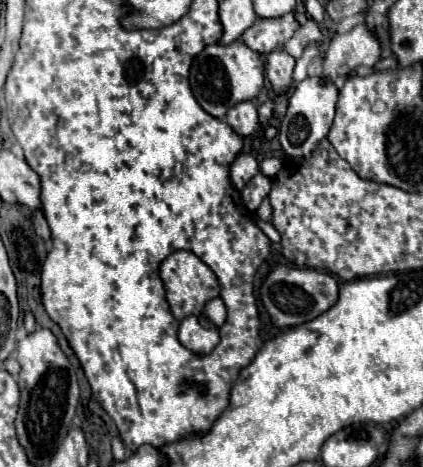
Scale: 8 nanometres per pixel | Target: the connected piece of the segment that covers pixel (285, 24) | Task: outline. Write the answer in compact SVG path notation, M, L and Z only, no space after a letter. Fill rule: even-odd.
M289 12L281 18L257 18L257 22L247 28L241 34L241 40L255 52L269 54L275 50L281 42L287 42L295 30L299 28L299 22L295 20L295 14Z

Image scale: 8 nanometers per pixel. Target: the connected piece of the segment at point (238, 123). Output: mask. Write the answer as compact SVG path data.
M251 100L239 102L233 108L227 110L225 122L241 136L251 136L257 126L259 126L259 118L257 118L257 106Z

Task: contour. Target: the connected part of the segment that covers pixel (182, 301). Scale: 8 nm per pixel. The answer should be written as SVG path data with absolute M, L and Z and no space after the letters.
M177 250L173 252L163 264L161 264L161 280L165 284L167 290L167 302L171 306L171 312L177 320L183 320L187 316L199 316L203 314L205 302L219 296L219 282L217 276L211 272L211 268L207 268L207 264L203 264L193 252L187 250Z

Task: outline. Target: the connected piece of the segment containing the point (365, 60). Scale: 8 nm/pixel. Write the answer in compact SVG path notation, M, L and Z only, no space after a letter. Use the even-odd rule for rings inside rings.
M359 24L345 34L335 34L323 60L323 76L327 76L327 80L335 80L337 76L349 76L357 66L373 68L379 62L379 58L381 58L379 38L375 36L373 30L367 28L367 24Z

